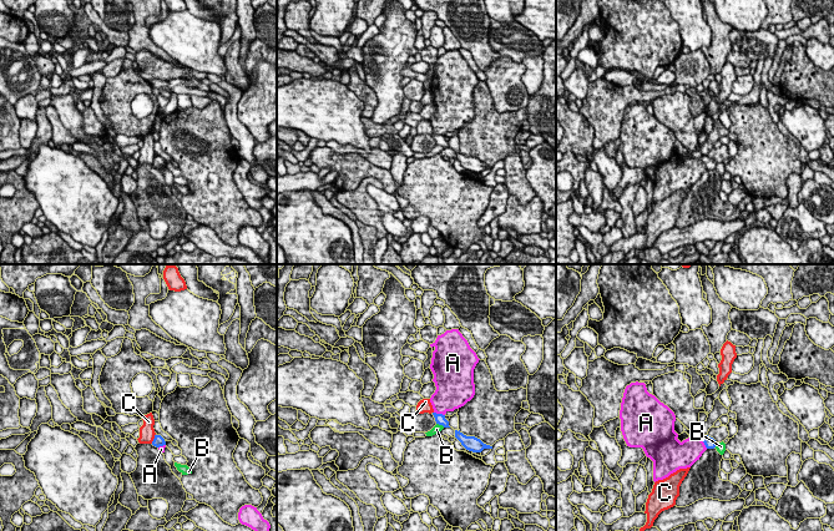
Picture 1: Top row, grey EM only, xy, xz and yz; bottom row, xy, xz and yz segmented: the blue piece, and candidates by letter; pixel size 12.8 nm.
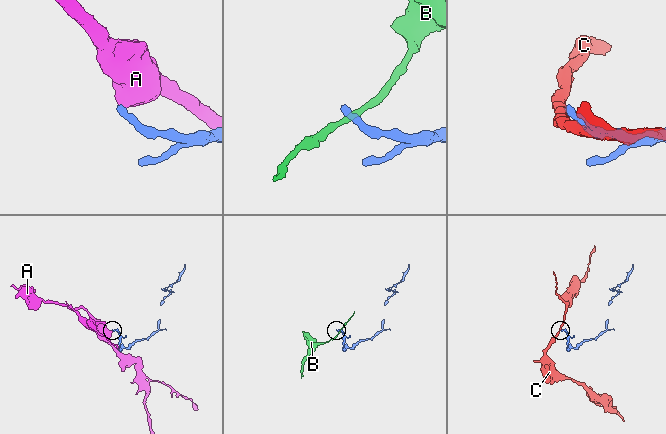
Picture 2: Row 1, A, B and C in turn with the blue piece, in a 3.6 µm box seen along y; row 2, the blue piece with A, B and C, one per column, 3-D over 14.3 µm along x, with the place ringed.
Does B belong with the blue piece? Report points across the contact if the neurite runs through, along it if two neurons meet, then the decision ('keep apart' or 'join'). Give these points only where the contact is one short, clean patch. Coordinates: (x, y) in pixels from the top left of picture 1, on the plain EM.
along xz (436, 143), (444, 147) | keep apart

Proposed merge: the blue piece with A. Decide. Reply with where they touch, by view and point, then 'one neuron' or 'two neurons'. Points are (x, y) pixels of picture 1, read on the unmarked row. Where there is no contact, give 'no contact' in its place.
xz (439, 135) | two neurons

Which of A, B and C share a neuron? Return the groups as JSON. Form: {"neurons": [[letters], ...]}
{"neurons": [["A"], ["B"], ["C"]]}

